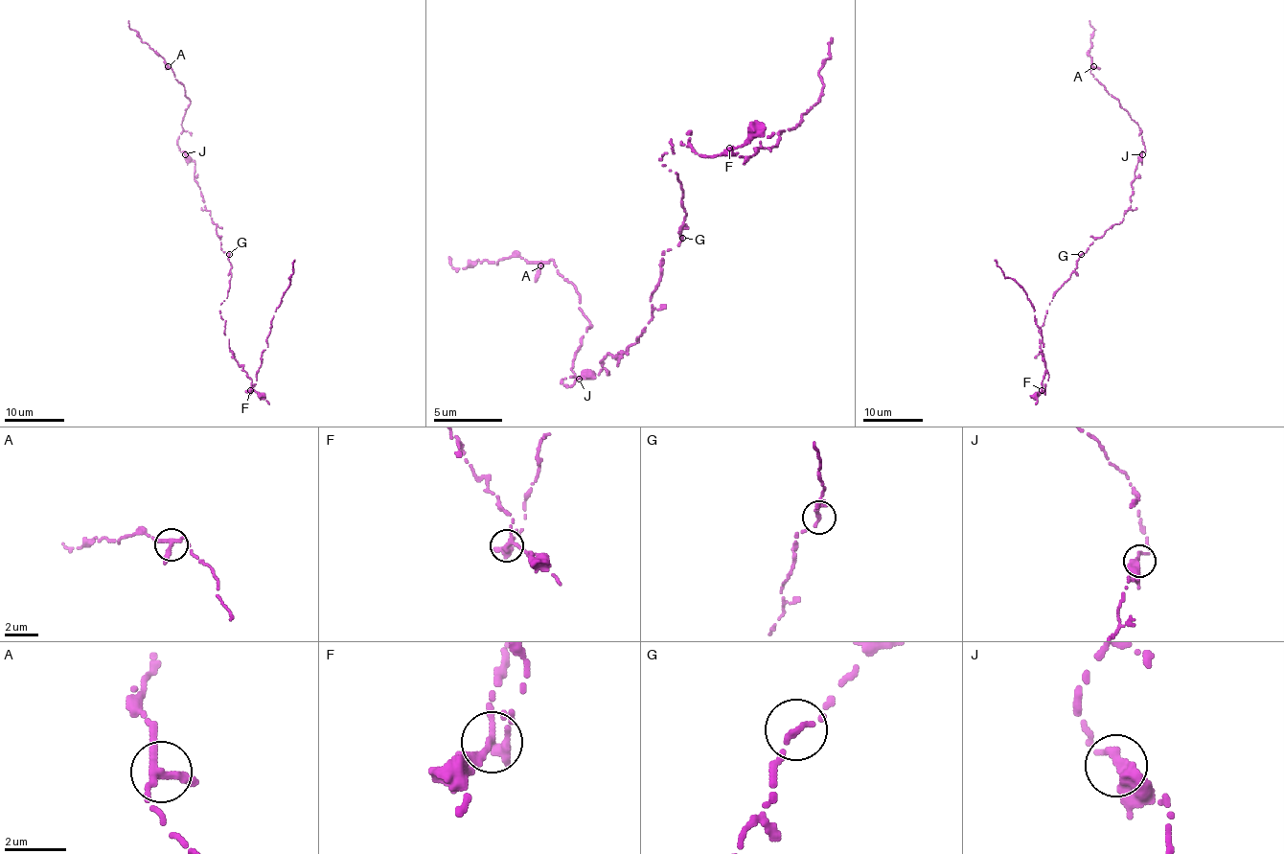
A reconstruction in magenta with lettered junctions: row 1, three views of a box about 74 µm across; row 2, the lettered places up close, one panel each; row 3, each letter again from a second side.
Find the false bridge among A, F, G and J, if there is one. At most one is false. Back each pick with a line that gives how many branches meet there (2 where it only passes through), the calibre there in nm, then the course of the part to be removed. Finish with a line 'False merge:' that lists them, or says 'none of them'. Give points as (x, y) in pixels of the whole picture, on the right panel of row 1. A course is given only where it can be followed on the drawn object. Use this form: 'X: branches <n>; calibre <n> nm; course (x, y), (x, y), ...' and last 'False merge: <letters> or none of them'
F: branches 3; calibre 280 nm; course (1043, 389), (1048, 380), (1048, 372), (1035, 309), (1021, 287), (1005, 276), (995, 260)
False merge: F

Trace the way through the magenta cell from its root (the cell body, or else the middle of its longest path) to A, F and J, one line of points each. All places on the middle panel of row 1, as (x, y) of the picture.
A: (682, 242), (661, 255), (637, 341), (572, 386), (561, 379), (575, 376), (592, 324), (555, 263), (540, 265)
F: (682, 242), (678, 231), (689, 228), (682, 183), (661, 155), (672, 152), (672, 138), (699, 155), (730, 149)
J: (682, 242), (661, 255), (651, 321), (637, 341), (607, 355), (596, 376), (579, 379)

